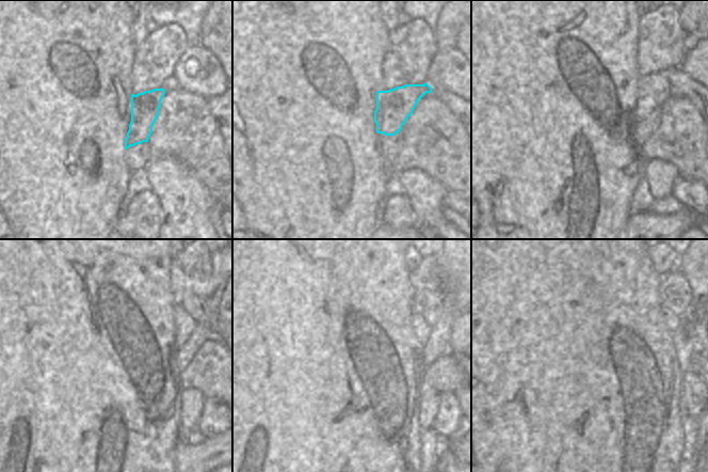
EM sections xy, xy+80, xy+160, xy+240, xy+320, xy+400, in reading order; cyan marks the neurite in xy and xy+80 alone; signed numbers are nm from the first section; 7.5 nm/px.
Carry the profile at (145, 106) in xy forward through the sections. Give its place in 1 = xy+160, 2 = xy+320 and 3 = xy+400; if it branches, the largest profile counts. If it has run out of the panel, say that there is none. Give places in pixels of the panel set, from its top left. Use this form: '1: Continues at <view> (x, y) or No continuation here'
1: Continues at xy+160 (654, 89)
2: Continues at xy+320 (422, 323)
3: Continues at xy+400 (661, 309)

